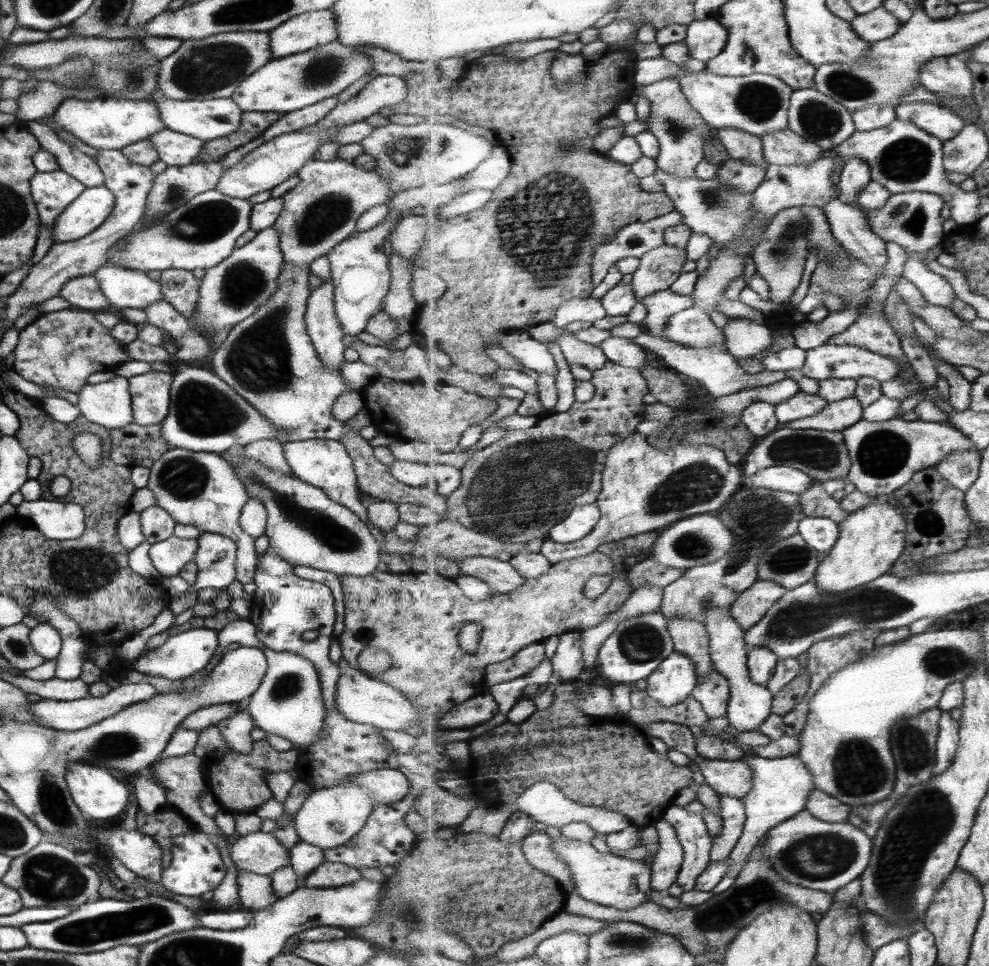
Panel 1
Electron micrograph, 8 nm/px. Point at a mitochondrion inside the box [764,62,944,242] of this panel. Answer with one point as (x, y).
(905, 159)

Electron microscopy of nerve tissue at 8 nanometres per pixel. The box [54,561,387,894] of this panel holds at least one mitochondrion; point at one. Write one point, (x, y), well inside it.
(111, 746)

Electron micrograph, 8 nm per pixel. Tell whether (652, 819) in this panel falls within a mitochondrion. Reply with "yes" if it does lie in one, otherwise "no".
no

